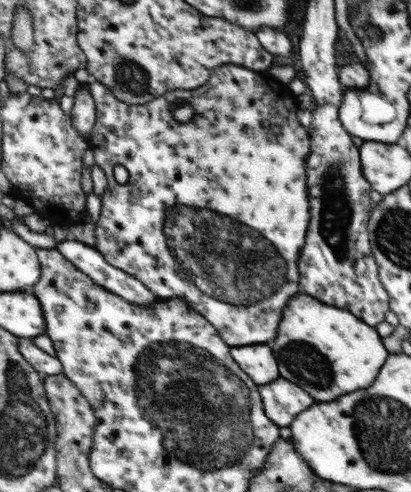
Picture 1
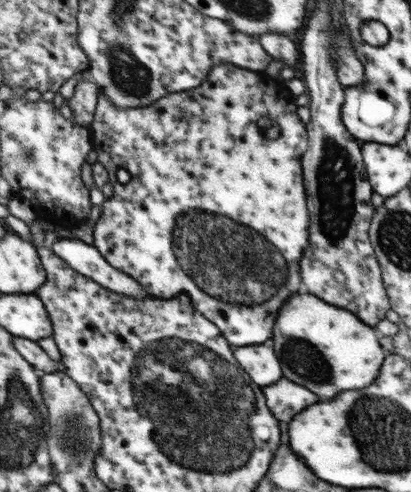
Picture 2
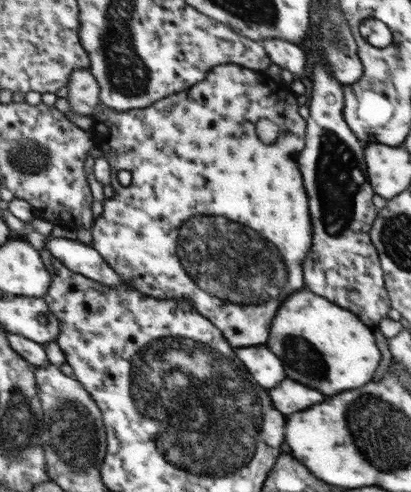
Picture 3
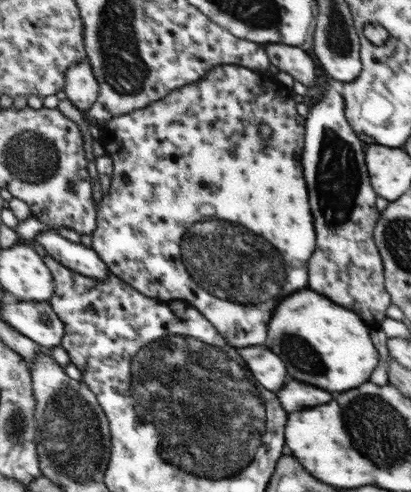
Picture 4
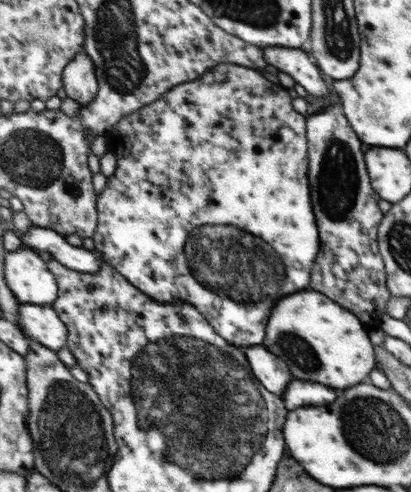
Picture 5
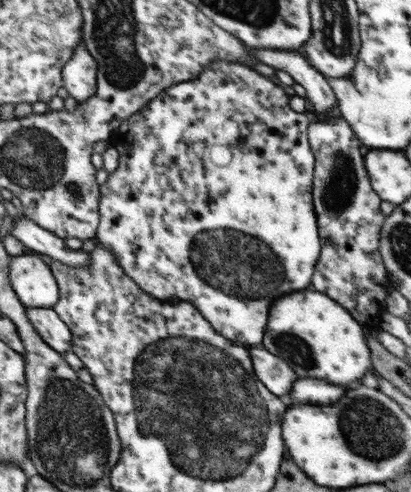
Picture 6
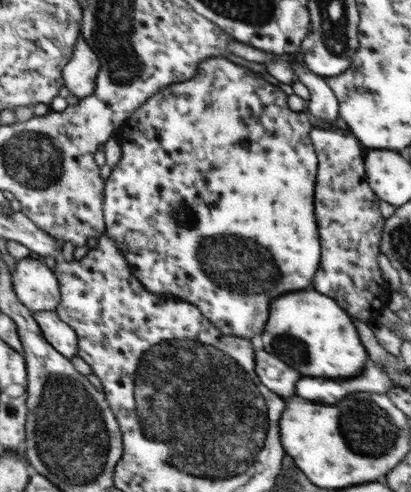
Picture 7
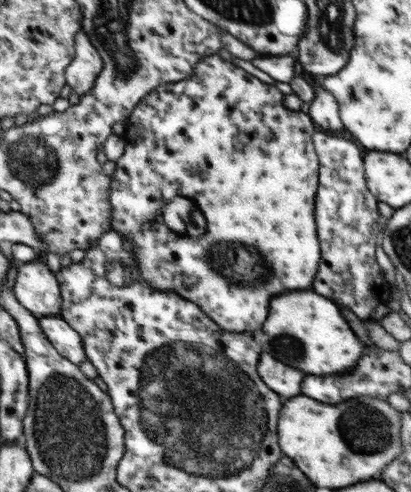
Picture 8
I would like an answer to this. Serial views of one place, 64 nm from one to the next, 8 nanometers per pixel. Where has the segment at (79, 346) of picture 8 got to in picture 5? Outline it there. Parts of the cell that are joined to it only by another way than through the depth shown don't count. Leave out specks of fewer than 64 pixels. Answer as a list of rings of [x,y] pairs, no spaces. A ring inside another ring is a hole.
[[[19,304],[17,320],[13,322],[25,334],[25,338],[39,342],[41,346],[57,352],[67,346],[67,326],[51,306]]]

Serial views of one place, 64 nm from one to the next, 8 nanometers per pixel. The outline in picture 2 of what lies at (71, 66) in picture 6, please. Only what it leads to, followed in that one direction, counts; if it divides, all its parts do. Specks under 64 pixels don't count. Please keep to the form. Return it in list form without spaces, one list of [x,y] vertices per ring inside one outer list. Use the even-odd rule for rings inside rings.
[[[77,76],[77,86],[73,96],[69,98],[69,108],[73,112],[73,120],[77,122],[77,126],[89,128],[89,124],[93,122],[95,116],[95,108],[97,108],[97,84],[91,84],[85,80],[85,76]]]

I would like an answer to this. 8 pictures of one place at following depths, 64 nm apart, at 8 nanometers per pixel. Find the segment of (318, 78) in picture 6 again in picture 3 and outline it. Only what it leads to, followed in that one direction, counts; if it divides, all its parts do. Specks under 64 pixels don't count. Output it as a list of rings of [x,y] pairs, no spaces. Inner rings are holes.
[[[263,38],[261,44],[263,44],[271,64],[275,64],[283,70],[289,70],[291,74],[301,76],[301,78],[303,78],[303,74],[309,72],[309,70],[305,70],[307,54],[297,44],[283,40],[283,38]]]

